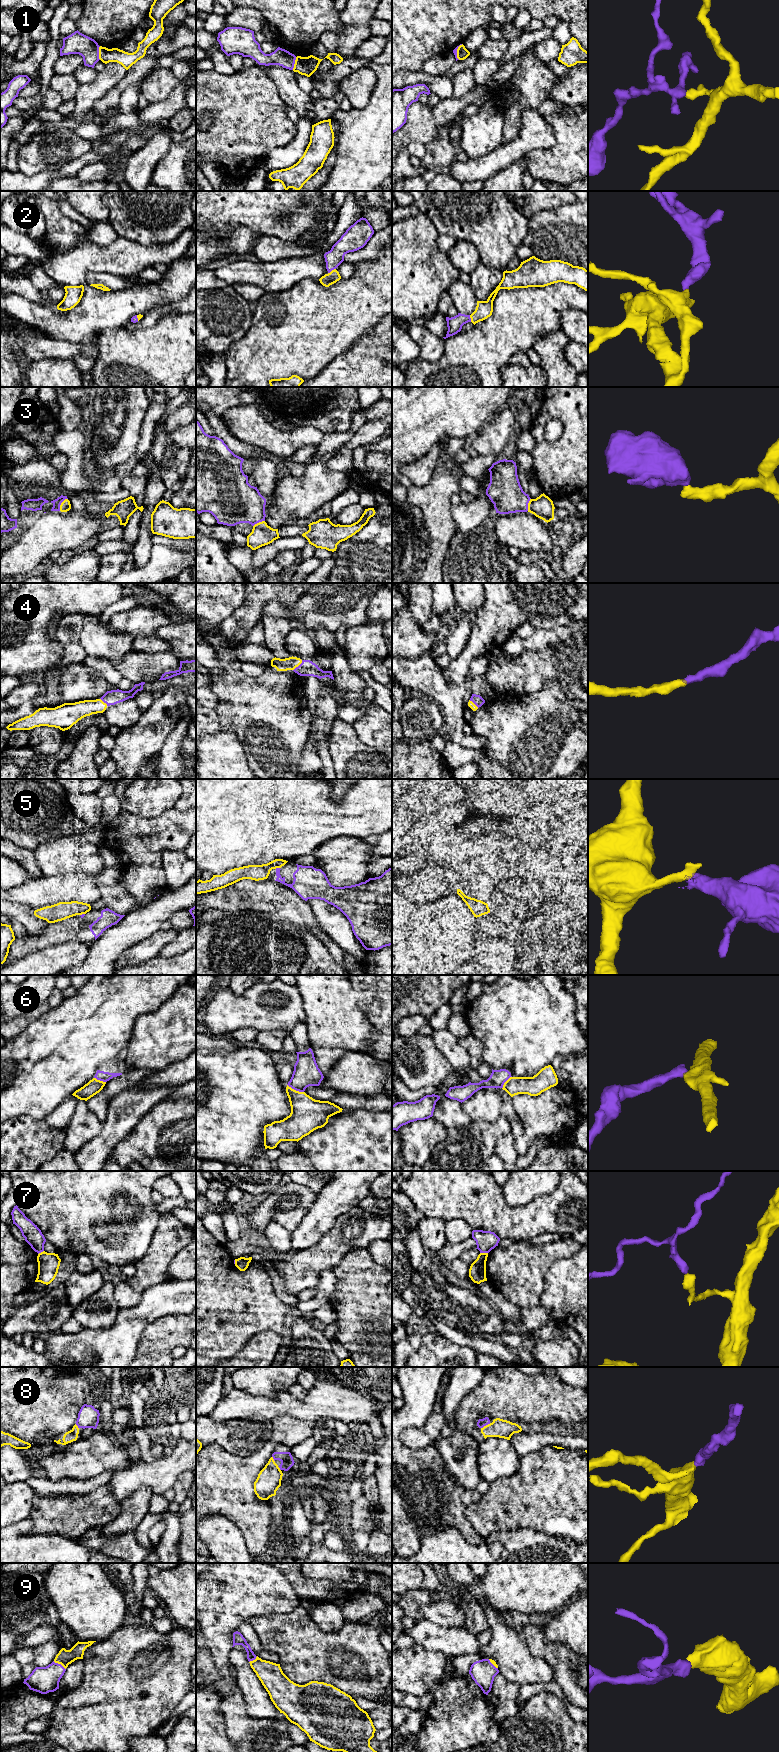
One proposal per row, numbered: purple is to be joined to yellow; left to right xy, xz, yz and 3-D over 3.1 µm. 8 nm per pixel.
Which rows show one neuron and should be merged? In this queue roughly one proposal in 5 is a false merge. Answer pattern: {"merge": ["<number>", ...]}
{"merge": ["2", "3", "4", "8", "9"]}

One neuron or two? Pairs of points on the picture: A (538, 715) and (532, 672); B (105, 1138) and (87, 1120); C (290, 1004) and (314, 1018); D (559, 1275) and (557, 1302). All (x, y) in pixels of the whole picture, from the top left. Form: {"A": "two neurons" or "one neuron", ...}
{"A": "two neurons", "B": "two neurons", "C": "two neurons", "D": "one neuron"}

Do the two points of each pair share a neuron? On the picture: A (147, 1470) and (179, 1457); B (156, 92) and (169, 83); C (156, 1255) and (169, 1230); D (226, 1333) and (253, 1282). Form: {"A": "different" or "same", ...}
{"A": "same", "B": "same", "C": "same", "D": "same"}

